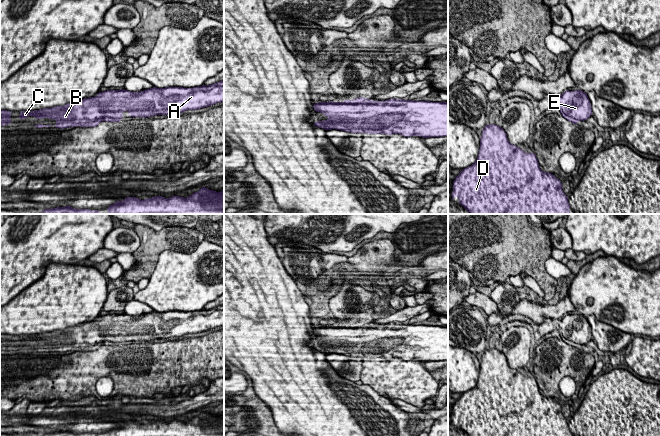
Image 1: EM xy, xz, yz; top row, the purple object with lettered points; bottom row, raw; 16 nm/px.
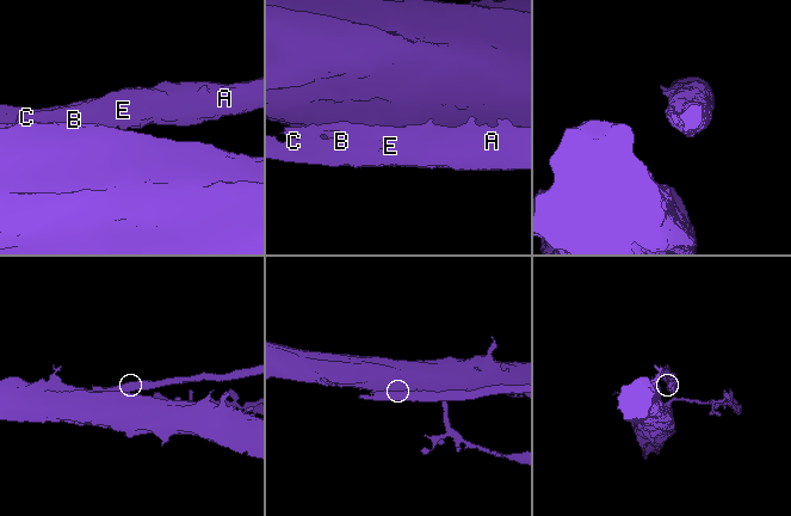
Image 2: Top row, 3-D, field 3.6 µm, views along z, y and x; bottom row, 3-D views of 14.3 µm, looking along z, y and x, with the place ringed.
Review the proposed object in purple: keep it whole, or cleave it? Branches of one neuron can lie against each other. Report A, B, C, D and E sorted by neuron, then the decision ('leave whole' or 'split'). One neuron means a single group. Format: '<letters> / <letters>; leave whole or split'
A B C D E; leave whole

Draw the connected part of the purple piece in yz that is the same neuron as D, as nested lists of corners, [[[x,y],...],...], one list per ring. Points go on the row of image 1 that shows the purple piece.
[[[489,124],[482,130],[476,162],[455,178],[451,197],[458,196],[468,214],[570,214],[561,185],[553,174],[539,168],[534,152],[525,153],[510,144],[502,127]]]

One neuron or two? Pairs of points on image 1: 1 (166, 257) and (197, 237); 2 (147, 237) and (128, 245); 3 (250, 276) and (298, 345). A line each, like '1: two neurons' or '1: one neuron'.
1: two neurons
2: two neurons
3: one neuron

